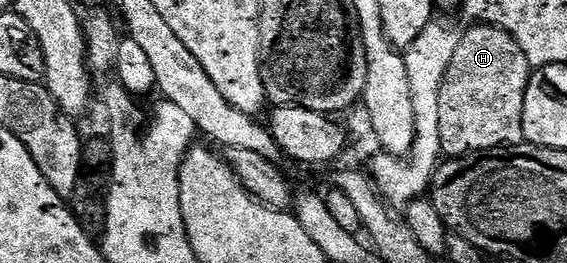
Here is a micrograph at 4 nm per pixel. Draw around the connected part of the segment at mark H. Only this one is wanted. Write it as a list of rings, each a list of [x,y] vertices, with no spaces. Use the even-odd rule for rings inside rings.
[[[487,24],[469,25],[469,30],[465,34],[459,35],[454,56],[450,60],[450,68],[446,68],[446,76],[442,80],[442,88],[438,92],[438,136],[440,137],[440,153],[445,159],[449,158],[466,158],[469,154],[482,154],[485,150],[499,150],[505,146],[519,146],[524,142],[524,129],[522,128],[522,112],[526,104],[526,88],[528,81],[532,78],[533,67],[526,60],[526,52],[504,30],[497,26]]]

